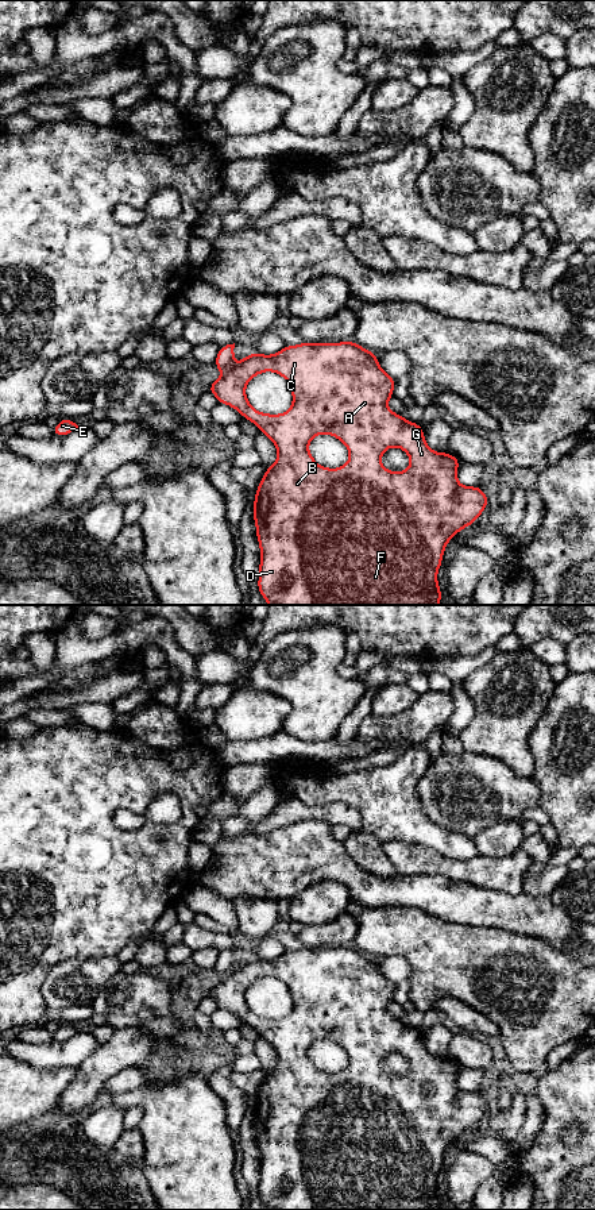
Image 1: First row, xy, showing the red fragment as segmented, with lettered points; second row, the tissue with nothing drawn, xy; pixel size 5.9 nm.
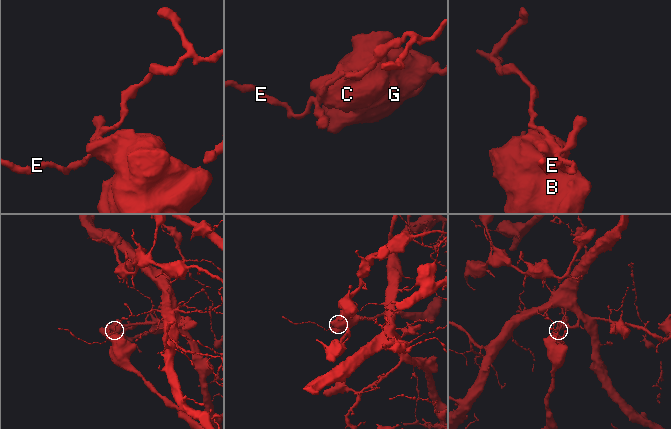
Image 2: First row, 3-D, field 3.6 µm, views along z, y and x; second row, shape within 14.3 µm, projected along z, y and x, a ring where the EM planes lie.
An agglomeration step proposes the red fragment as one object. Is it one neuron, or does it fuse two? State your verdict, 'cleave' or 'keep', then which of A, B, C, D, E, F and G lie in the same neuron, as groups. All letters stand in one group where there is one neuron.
cleave; groups A B C D F G / E

